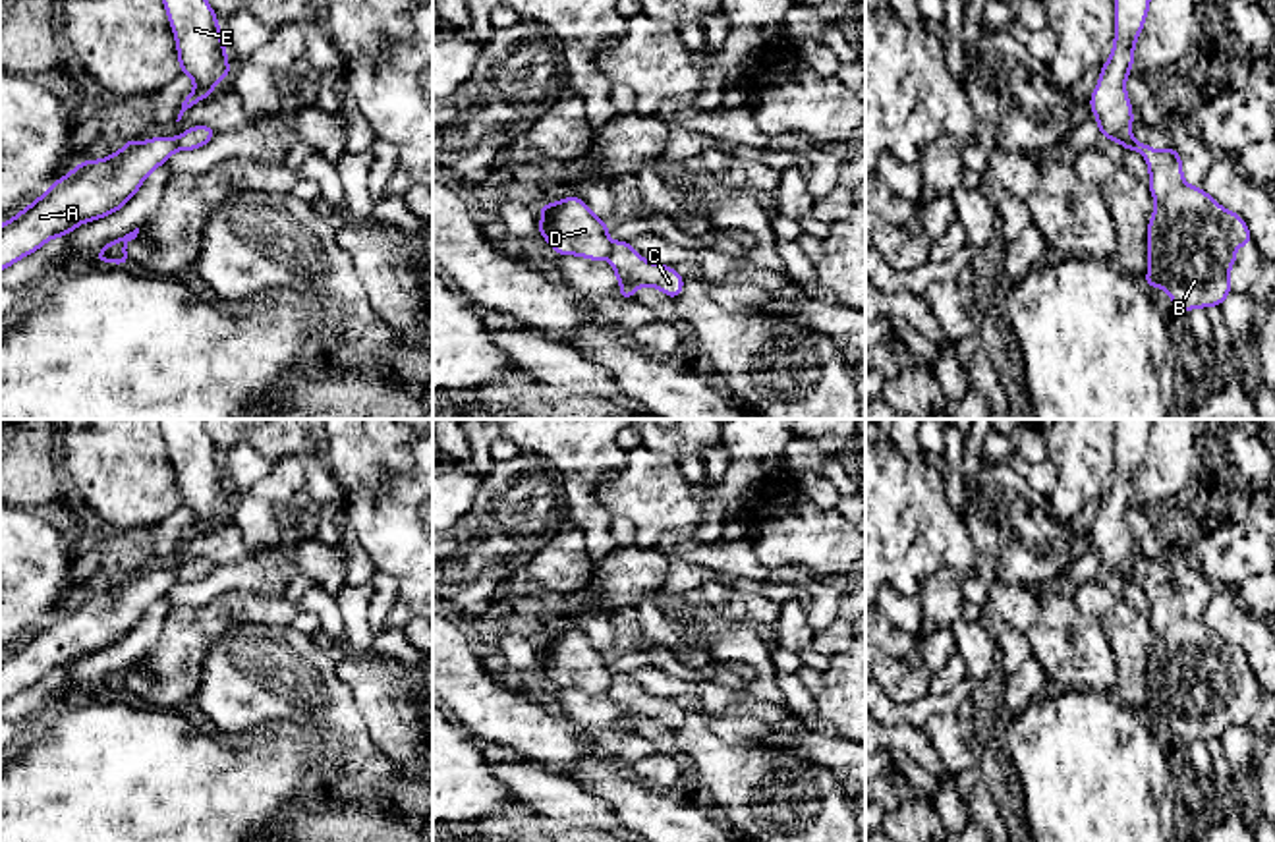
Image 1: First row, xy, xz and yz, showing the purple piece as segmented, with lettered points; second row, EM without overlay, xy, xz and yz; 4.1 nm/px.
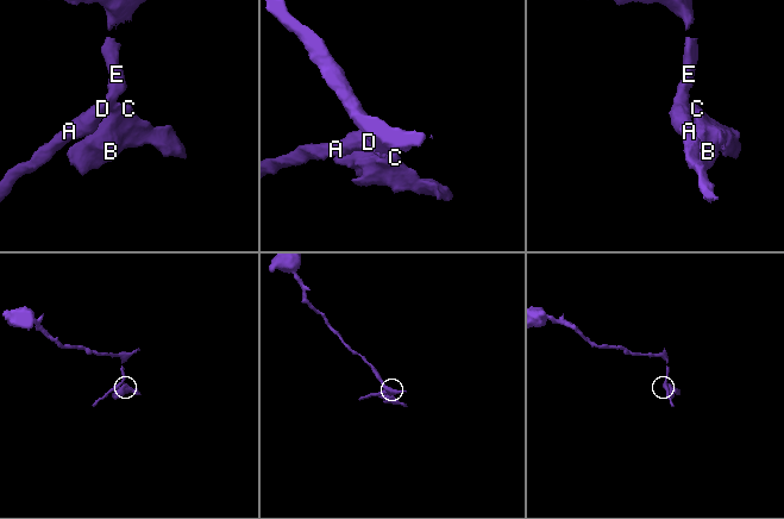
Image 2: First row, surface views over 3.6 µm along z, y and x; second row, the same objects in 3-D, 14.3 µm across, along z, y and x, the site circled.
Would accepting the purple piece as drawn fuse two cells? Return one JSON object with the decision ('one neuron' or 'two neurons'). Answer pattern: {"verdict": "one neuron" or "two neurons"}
{"verdict": "two neurons"}

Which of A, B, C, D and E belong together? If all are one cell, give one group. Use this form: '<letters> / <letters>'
A D E / B C

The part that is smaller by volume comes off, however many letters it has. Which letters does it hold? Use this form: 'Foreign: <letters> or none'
Foreign: B, C

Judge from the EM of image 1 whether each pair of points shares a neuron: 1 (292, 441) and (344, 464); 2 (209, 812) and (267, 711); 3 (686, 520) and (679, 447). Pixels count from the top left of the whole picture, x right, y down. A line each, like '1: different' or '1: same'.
1: different
2: different
3: different

